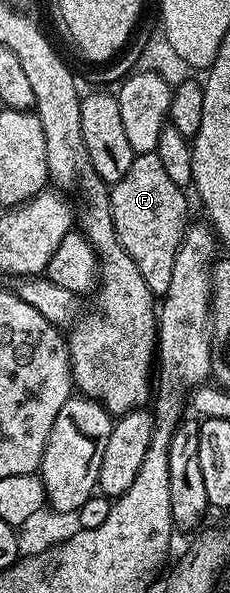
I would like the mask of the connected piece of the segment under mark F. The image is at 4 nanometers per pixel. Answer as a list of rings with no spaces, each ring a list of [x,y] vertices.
[[[150,151],[136,155],[133,165],[129,165],[129,173],[125,173],[121,181],[110,184],[109,194],[113,229],[117,229],[125,253],[133,257],[152,295],[166,295],[169,280],[173,278],[173,261],[177,261],[177,251],[189,226],[184,188],[173,185],[173,180],[161,165],[161,157]]]

